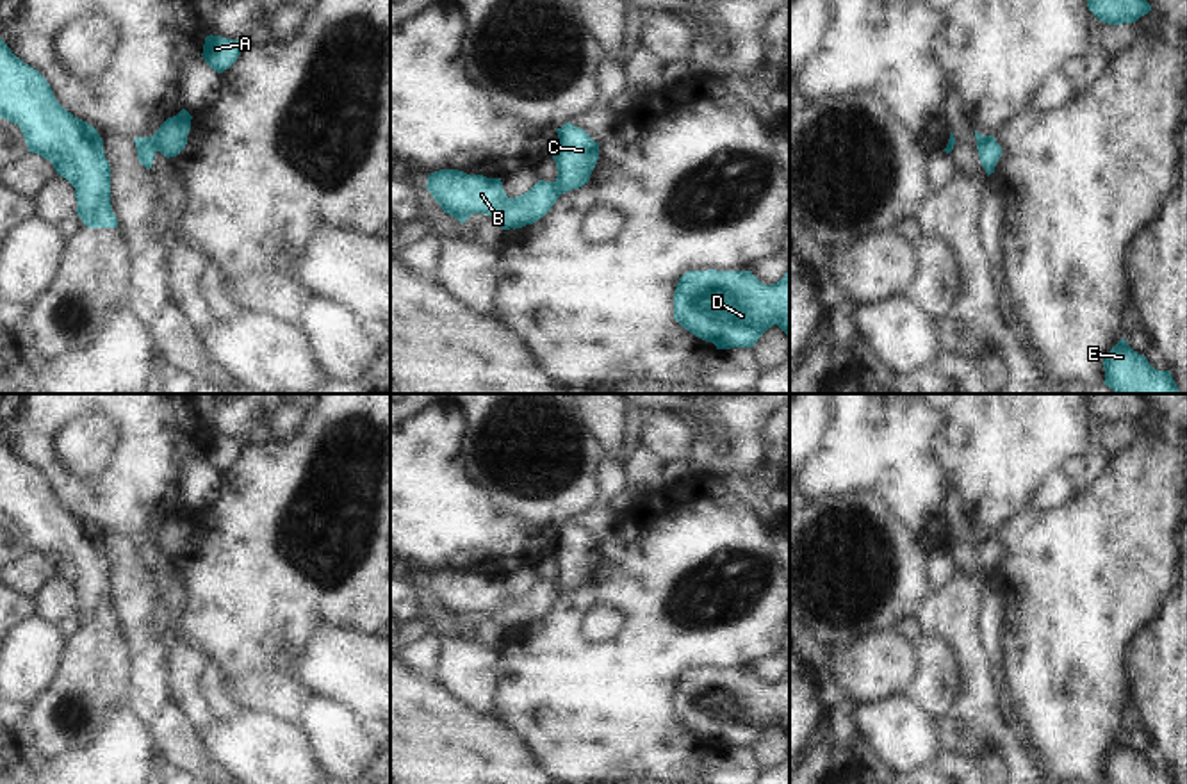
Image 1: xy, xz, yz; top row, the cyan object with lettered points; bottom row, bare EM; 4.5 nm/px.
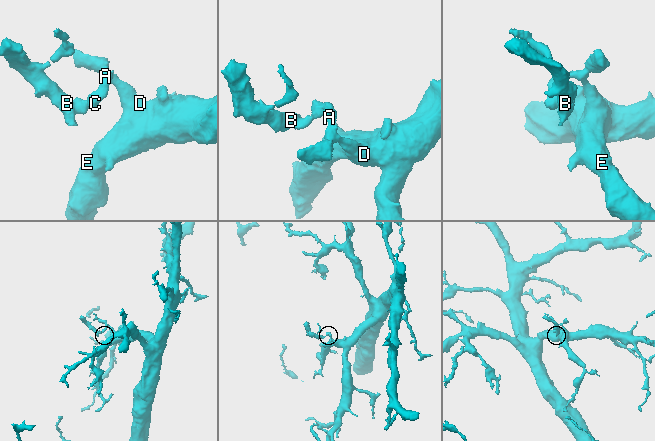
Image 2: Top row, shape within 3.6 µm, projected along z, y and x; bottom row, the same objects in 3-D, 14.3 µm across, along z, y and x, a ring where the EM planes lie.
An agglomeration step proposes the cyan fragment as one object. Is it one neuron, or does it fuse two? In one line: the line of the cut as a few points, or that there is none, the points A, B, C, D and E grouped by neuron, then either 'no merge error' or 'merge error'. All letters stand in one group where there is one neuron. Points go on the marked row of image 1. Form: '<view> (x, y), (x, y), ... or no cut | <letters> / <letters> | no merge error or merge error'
xy (152, 136), (159, 150) | A C D E / B | merge error

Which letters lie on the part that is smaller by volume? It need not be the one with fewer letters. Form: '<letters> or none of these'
B

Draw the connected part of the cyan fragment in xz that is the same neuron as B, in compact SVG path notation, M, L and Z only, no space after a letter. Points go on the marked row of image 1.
M440 169L428 175L426 189L442 210L462 225L472 214L492 216L503 228L522 228L544 217L560 198L554 182L538 180L528 192L508 198L501 178Z

